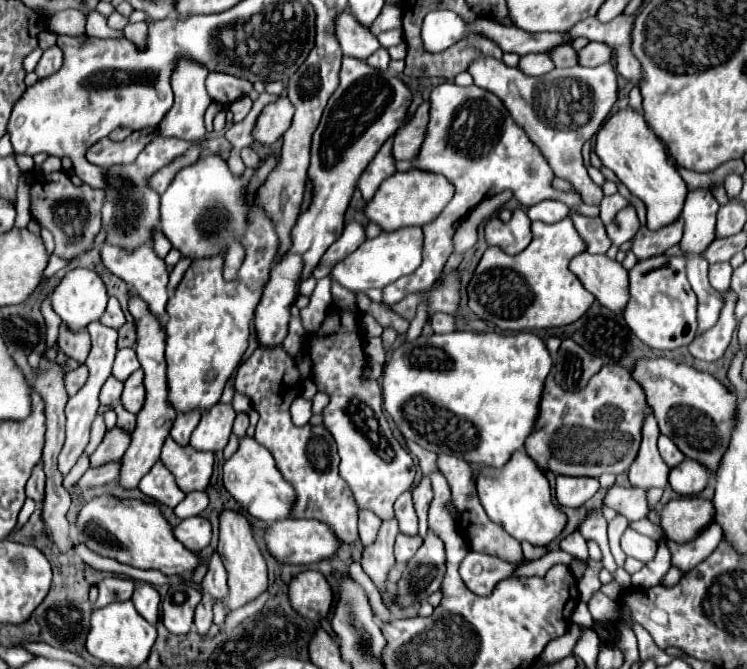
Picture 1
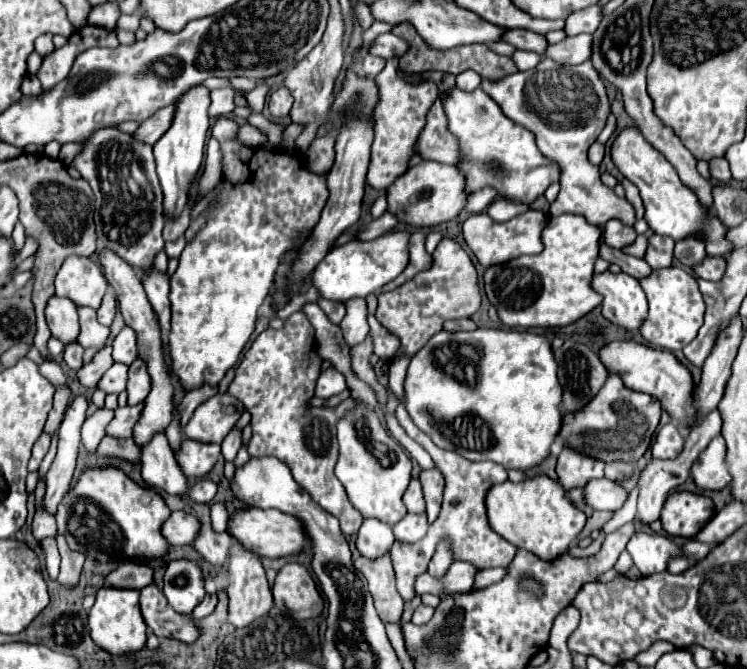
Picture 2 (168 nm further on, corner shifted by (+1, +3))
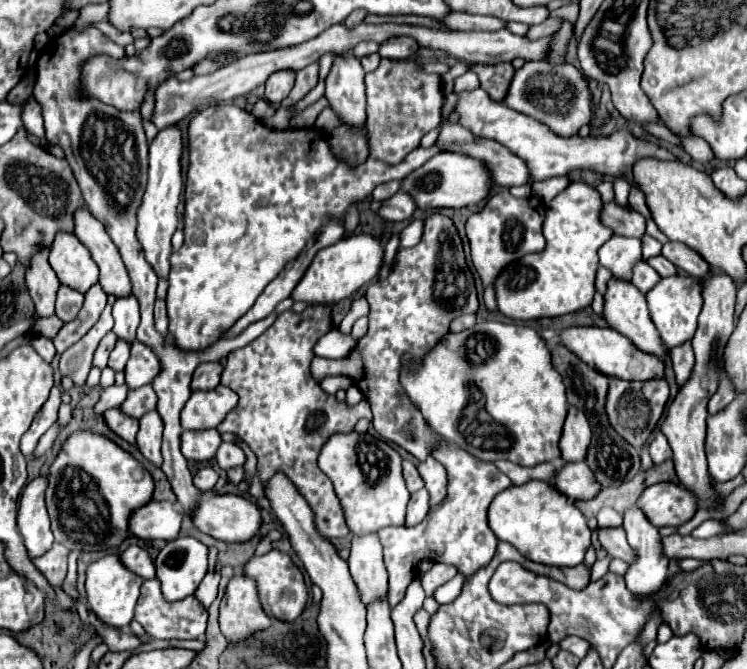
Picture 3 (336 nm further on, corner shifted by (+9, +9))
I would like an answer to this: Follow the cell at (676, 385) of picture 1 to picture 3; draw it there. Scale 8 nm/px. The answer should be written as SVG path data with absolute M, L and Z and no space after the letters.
M568 327L560 331L560 345L570 349L580 361L606 373L608 377L626 379L626 381L650 381L654 377L664 375L664 363L648 353L638 353L638 349L626 341L624 335L610 327Z

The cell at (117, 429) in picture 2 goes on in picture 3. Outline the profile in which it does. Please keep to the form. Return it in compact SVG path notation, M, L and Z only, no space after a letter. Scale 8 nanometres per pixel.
M144 385L144 387L130 391L126 401L120 405L120 409L130 417L140 419L144 413L156 409L156 403L158 403L158 397L156 397L152 385Z

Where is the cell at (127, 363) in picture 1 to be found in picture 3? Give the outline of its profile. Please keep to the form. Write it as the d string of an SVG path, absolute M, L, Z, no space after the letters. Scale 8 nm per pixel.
M126 295L126 297L118 297L114 303L114 333L120 339L126 341L134 341L136 339L136 327L140 323L140 311L138 311L138 301L134 295Z

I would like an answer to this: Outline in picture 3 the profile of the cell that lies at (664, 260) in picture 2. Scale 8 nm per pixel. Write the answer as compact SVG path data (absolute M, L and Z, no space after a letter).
M662 255L648 259L648 263L658 271L660 277L672 277L672 275L678 275L678 269L676 269L666 257L662 257Z

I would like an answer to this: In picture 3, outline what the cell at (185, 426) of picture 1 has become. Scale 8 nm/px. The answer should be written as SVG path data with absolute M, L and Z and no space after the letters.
M200 363L192 377L192 389L214 389L220 383L222 369L220 363Z

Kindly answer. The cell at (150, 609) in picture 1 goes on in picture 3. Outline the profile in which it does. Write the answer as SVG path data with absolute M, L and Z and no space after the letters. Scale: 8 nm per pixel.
M148 579L142 583L142 593L140 593L140 599L136 605L134 619L146 629L146 635L154 637L154 639L198 639L198 637L204 637L208 611L192 595L182 601L166 601L162 597L158 579Z

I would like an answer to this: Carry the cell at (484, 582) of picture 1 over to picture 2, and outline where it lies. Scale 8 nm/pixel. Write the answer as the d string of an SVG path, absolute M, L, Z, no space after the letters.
M454 561L448 569L448 573L442 579L432 579L428 573L418 575L416 583L414 583L414 591L418 595L424 593L462 593L462 591L470 591L474 587L474 577L478 573L478 567L474 567L472 563L466 561Z

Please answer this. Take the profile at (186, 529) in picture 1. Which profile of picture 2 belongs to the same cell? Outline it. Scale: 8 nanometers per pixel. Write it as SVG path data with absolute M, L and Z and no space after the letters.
M174 511L162 525L162 535L168 539L172 547L192 545L194 537L198 537L198 531L200 531L198 517L188 511Z

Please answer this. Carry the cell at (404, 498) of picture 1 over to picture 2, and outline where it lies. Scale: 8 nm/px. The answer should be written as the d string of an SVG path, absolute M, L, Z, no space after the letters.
M418 479L410 481L402 501L404 501L408 513L416 513L418 515L418 511L424 511L426 505L424 505L424 497L422 497L422 489L420 489L420 481Z

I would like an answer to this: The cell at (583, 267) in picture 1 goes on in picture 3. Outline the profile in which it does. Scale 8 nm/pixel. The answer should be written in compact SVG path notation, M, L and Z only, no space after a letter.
M612 279L608 283L608 291L604 295L604 319L612 329L616 329L624 337L628 337L632 341L632 345L636 345L636 349L640 349L642 353L652 353L660 361L666 361L670 351L662 343L662 339L660 339L660 335L658 335L658 331L656 331L656 327L654 327L654 323L650 319L646 297L632 283L618 281L618 279Z

